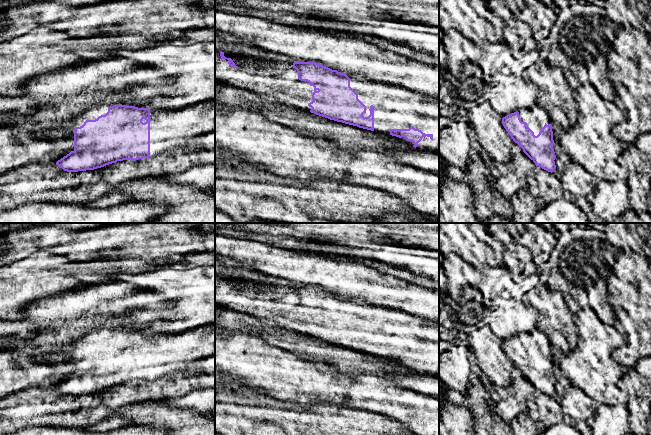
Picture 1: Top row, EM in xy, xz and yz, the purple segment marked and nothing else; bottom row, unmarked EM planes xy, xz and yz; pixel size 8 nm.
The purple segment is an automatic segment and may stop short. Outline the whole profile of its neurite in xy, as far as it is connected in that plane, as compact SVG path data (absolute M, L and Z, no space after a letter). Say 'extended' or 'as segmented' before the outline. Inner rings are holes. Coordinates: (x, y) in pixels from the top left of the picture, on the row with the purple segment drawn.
extended; M215 101L196 104L183 109L138 108L135 106L113 105L105 115L95 120L86 120L74 131L74 150L56 162L67 172L94 170L117 161L149 158L159 154L173 152L186 146L187 142L198 135L215 131Z

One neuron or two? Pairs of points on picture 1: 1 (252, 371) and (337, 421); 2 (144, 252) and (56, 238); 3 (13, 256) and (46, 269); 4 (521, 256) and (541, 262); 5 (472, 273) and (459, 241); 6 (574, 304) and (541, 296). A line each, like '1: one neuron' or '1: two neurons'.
1: two neurons
2: one neuron
3: two neurons
4: two neurons
5: two neurons
6: two neurons

